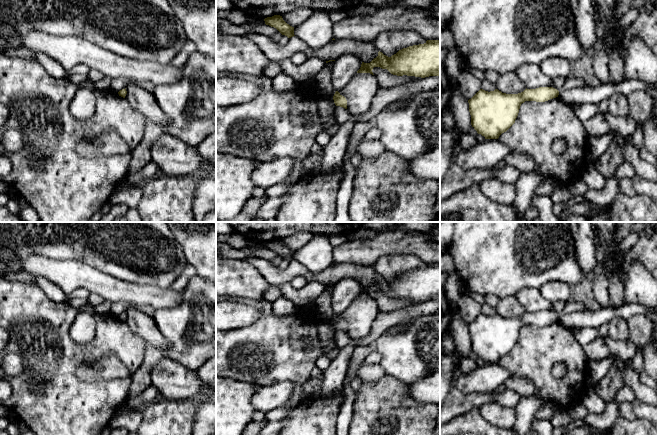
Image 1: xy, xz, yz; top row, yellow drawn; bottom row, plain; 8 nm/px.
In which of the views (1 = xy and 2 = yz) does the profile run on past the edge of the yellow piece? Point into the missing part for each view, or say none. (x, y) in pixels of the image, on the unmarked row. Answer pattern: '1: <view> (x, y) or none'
1: none
2: none

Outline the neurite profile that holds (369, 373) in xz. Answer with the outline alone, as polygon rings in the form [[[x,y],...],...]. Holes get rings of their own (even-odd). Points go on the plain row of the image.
[[[366,364],[360,366],[357,372],[357,377],[365,383],[374,384],[378,382],[384,375],[384,369],[380,364]]]

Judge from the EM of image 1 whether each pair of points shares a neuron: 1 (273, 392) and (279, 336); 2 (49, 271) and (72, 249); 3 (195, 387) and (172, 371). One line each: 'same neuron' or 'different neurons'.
1: different neurons
2: different neurons
3: same neuron

